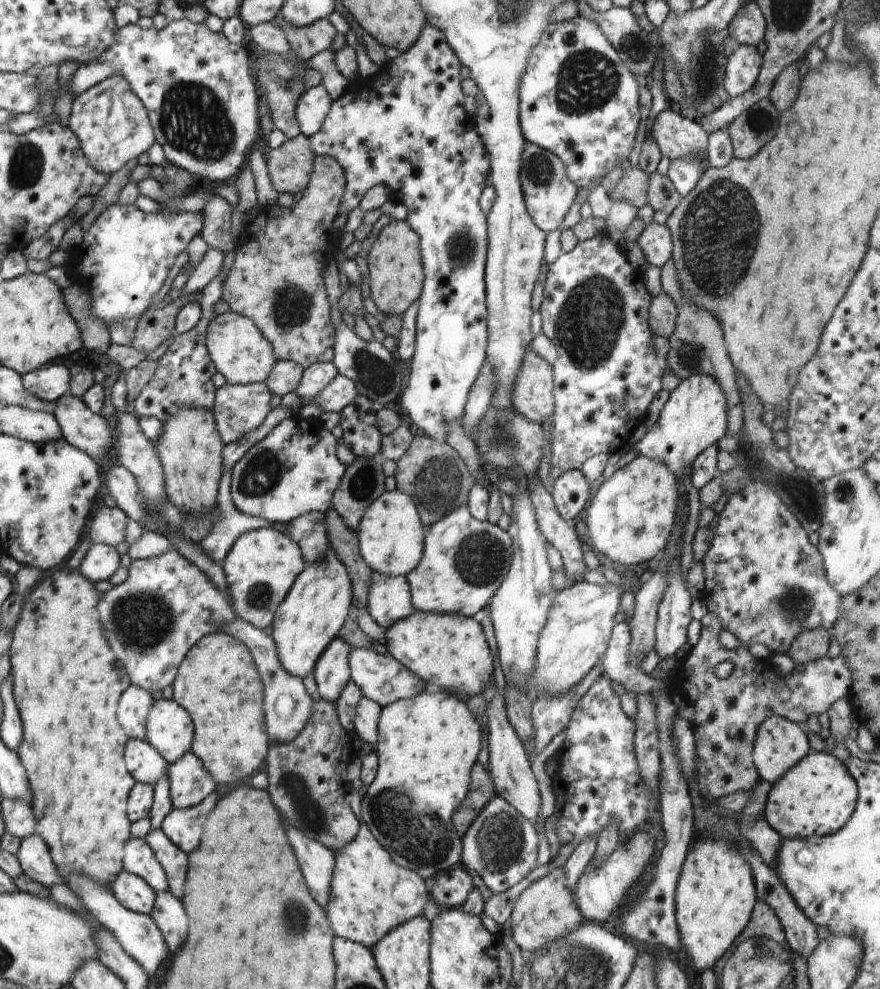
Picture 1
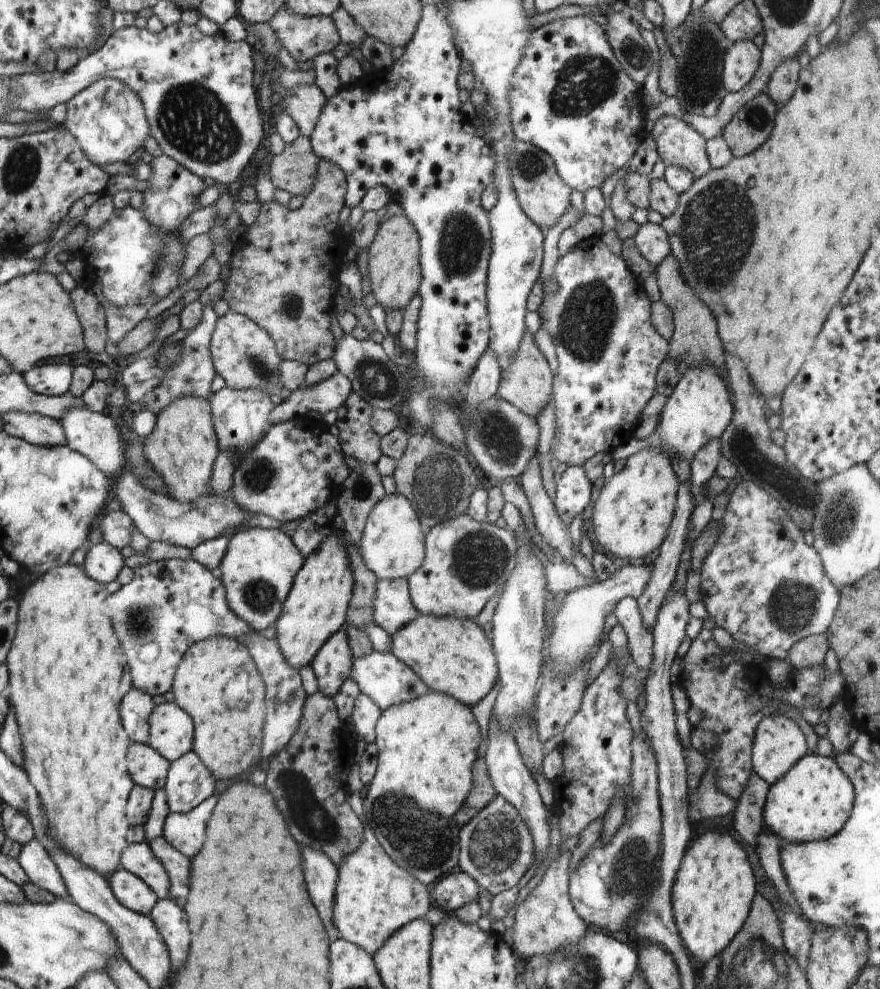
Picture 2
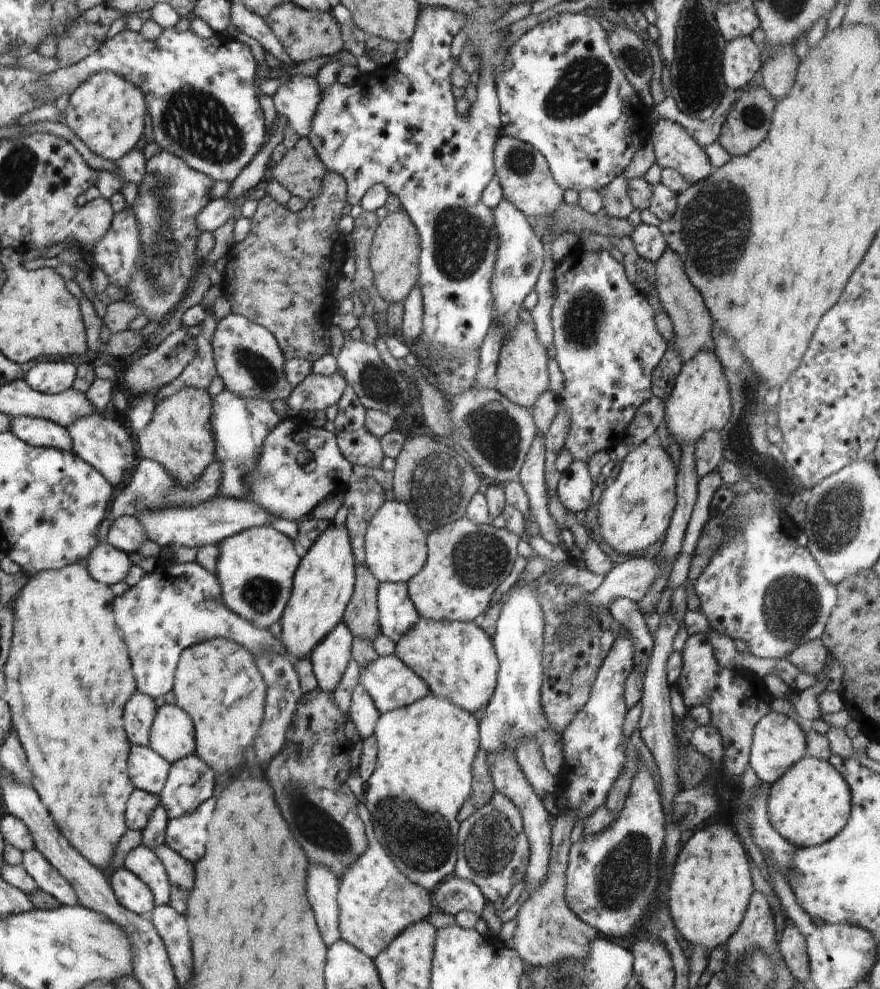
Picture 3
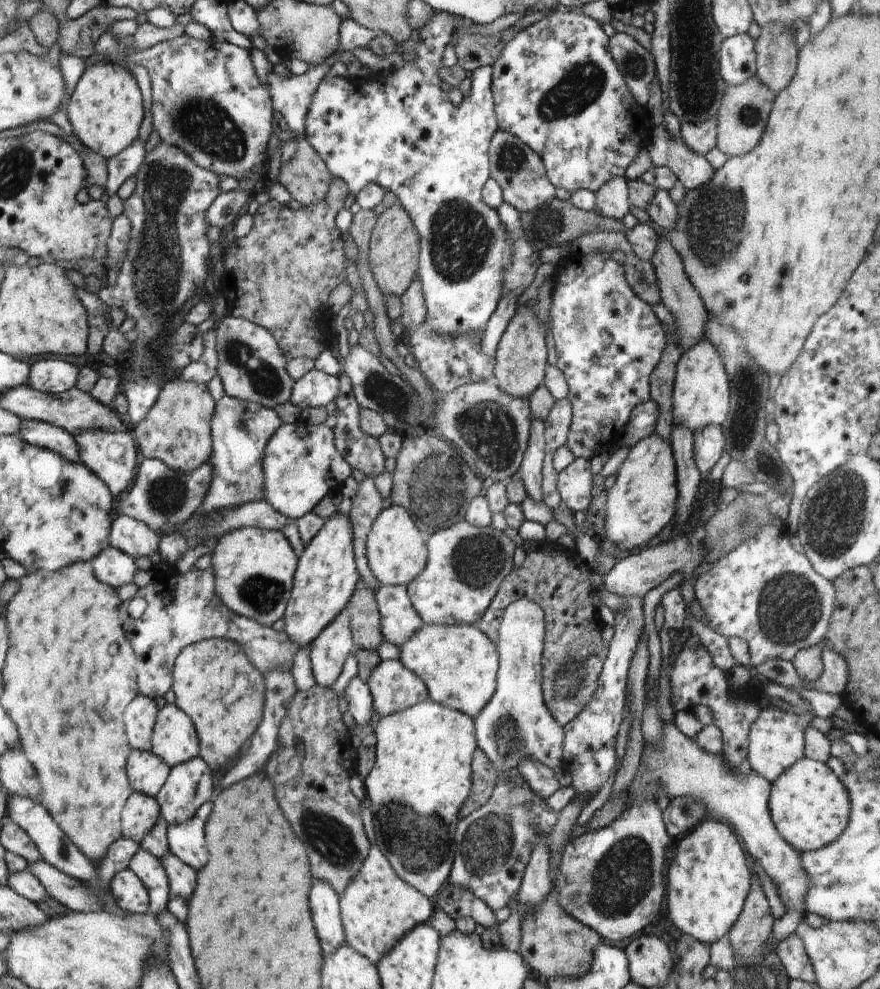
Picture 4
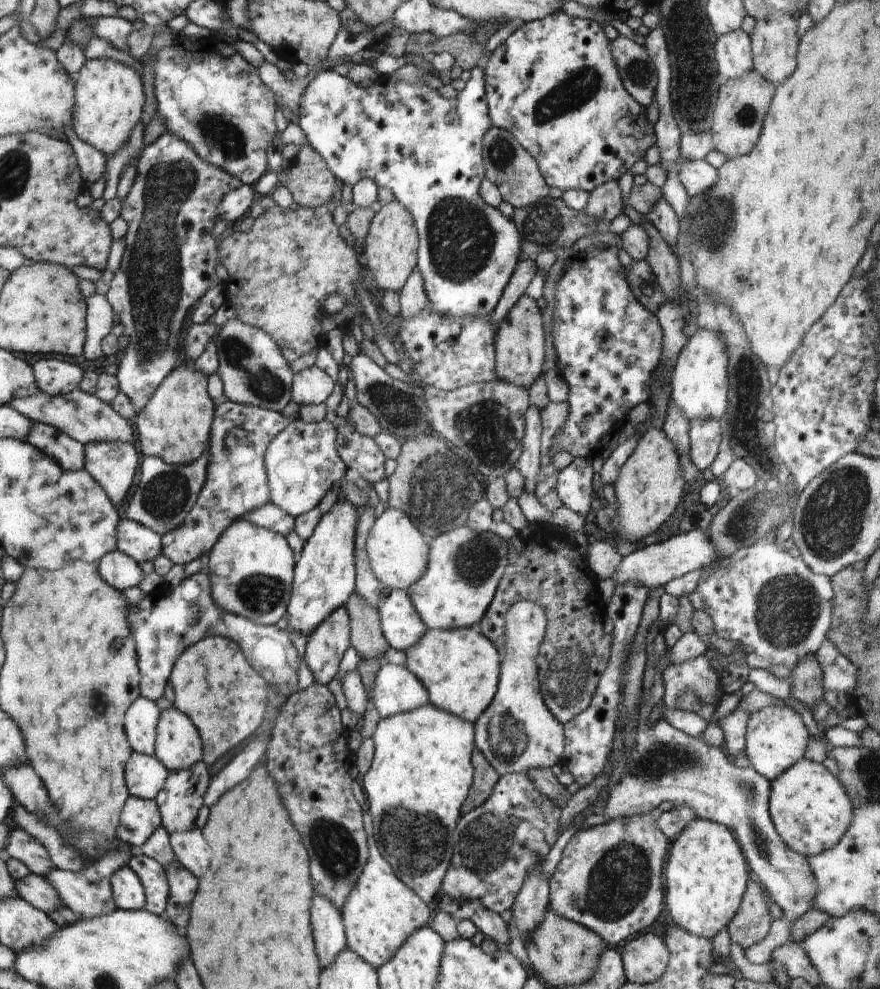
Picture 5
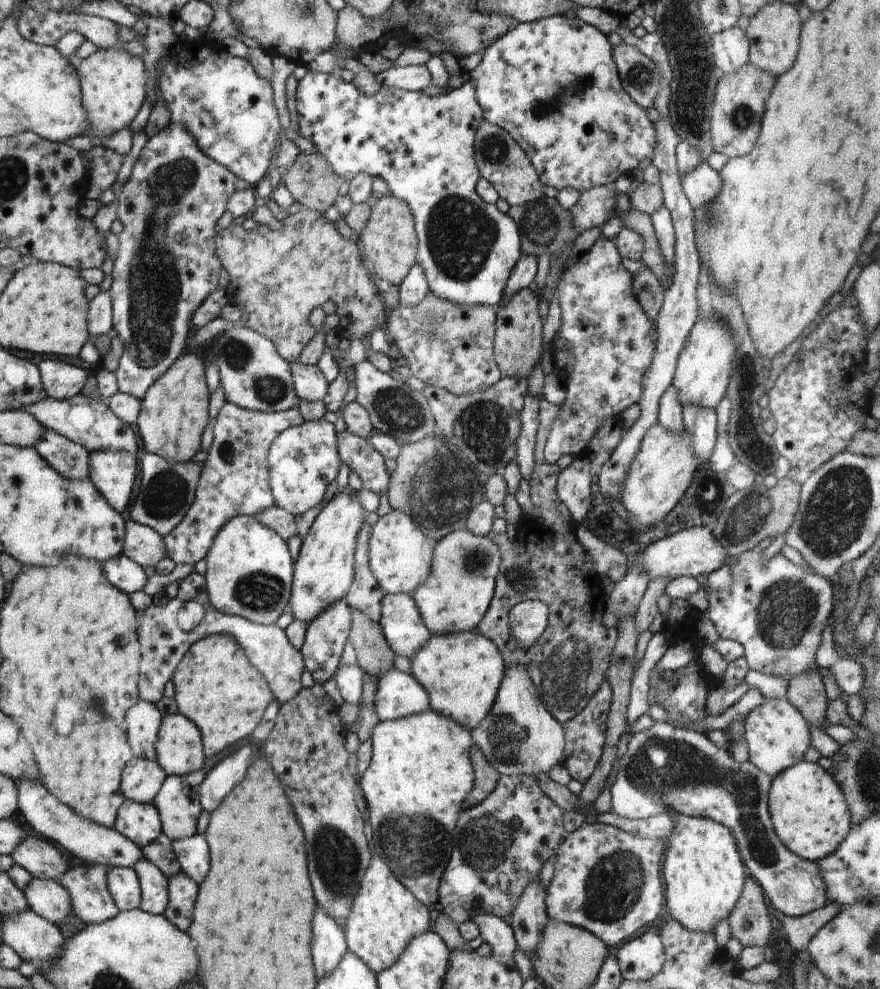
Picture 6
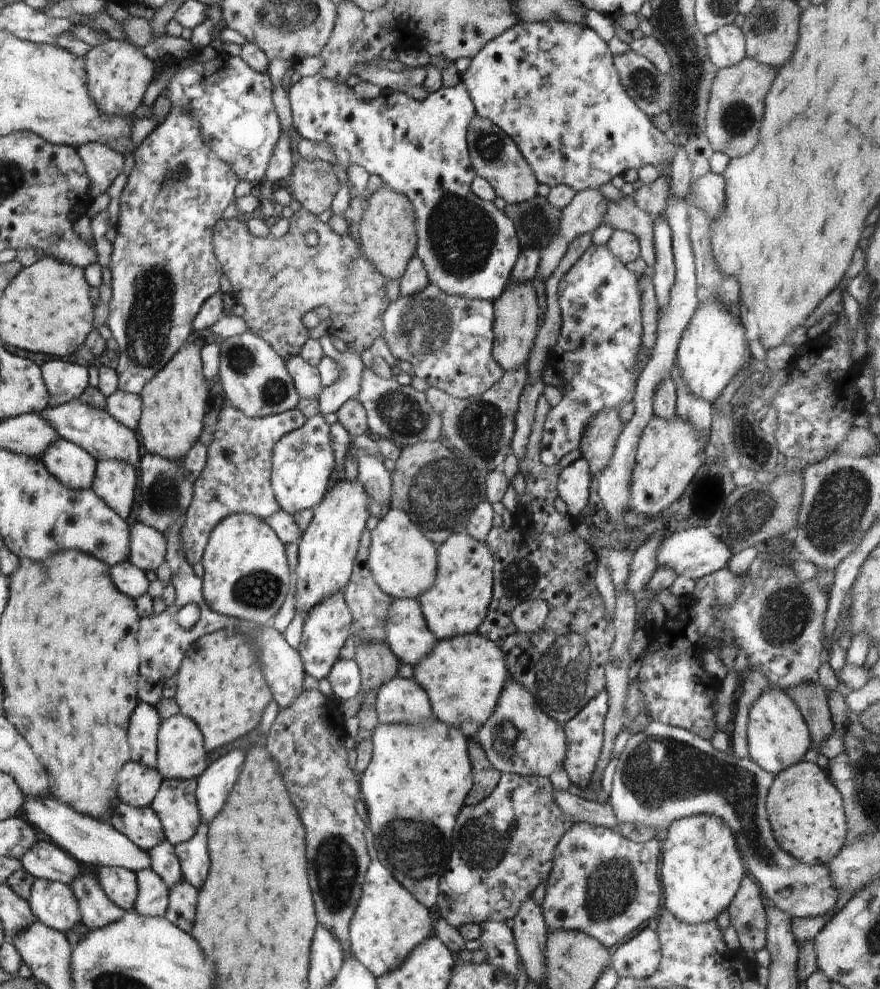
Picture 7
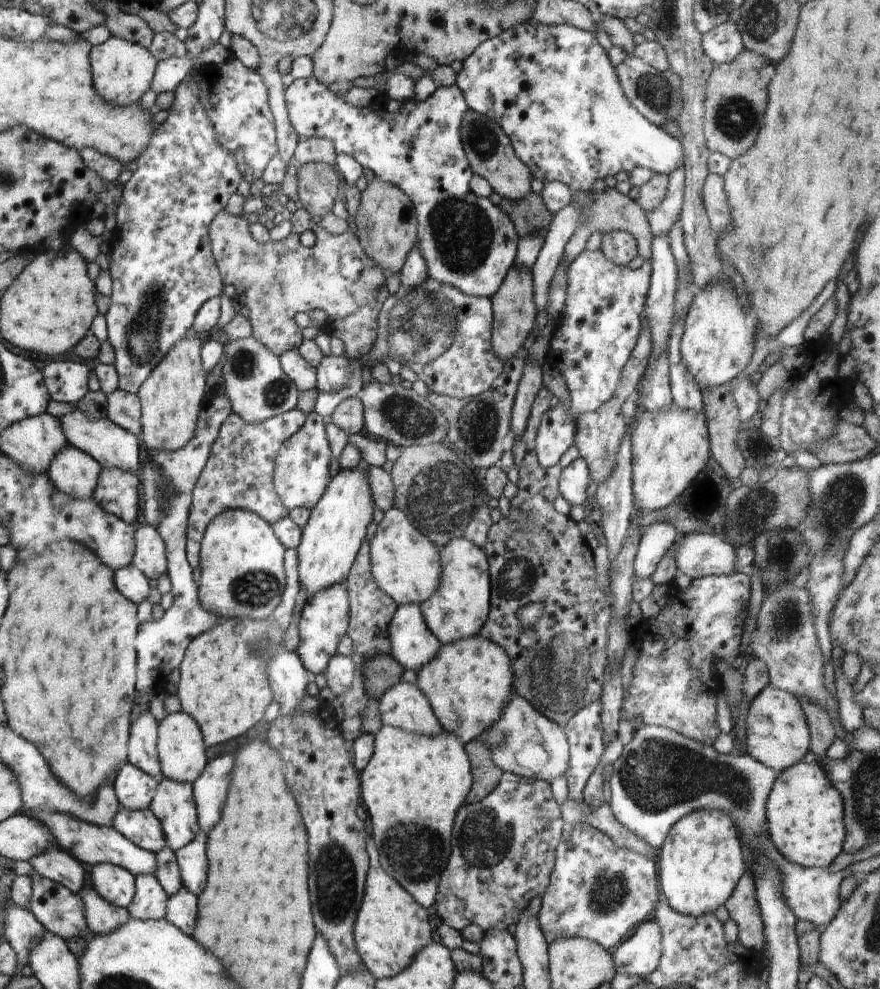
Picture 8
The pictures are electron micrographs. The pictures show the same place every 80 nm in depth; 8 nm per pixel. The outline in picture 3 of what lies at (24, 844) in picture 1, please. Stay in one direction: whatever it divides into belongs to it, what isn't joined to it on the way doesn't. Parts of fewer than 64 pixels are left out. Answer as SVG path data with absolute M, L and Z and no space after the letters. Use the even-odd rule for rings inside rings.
M38 849L23 852L22 866L37 881L37 885L62 905L75 907L79 904L75 888L52 866Z

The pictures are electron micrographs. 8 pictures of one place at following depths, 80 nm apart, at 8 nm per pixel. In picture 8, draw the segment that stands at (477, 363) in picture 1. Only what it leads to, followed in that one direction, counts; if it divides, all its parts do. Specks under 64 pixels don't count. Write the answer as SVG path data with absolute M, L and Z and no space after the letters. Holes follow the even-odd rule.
M311 76L305 79L295 79L284 91L284 96L292 128L294 128L301 139L307 139L310 137L325 138L328 142L332 142L333 148L337 154L349 154L352 158L356 159L356 162L358 162L360 166L368 168L368 170L372 170L376 177L397 186L402 192L404 192L404 194L406 194L406 196L408 196L412 201L417 214L417 246L424 257L430 277L437 280L439 283L457 288L465 295L491 298L494 292L496 292L498 287L502 284L509 268L515 263L517 246L520 238L514 228L513 221L510 220L510 217L506 215L505 212L502 212L500 206L497 206L492 202L492 198L476 196L476 194L470 190L469 182L474 174L471 171L469 162L467 161L459 135L459 126L462 117L469 108L467 107L463 94L459 91L459 88L456 85L437 88L426 100L423 101L416 101L414 98L408 100L398 99L397 101L394 101L388 98L386 94L381 94L378 96L377 100L367 107L357 108L350 103L344 102L343 96L338 97L331 90L328 90L325 84L322 84L319 80L316 80Z

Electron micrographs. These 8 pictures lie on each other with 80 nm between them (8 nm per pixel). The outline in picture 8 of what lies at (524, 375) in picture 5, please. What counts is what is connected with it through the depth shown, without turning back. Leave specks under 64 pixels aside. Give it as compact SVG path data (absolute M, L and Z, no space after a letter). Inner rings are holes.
M514 263L490 300L493 308L491 343L493 351L503 362L504 359L513 357L518 349L522 349L526 345L525 342L536 320L537 308L534 302L533 274L531 270Z

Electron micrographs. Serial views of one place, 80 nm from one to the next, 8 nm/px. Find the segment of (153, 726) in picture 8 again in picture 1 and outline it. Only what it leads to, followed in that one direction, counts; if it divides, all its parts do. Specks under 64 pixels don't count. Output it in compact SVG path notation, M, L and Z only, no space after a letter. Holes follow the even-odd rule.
M134 684L126 688L126 696L122 696L122 708L118 708L118 720L122 720L122 728L130 732L130 739L146 741L152 706L151 692Z

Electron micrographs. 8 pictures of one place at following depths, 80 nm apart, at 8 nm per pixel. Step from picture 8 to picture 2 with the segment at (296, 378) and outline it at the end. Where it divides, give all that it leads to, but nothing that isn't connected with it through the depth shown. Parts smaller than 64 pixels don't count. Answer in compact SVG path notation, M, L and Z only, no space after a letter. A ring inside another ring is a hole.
M340 371L330 378L316 384L302 385L293 390L291 395L281 404L274 406L270 413L270 424L287 421L296 415L306 415L307 412L321 415L337 410L344 404L352 392L350 381Z

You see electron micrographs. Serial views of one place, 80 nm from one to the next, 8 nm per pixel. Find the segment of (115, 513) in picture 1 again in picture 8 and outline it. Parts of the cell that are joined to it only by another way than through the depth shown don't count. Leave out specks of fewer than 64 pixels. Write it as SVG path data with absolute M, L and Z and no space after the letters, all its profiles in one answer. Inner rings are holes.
M146 522L138 526L137 552L133 565L149 579L158 579L167 573L165 544L156 527Z

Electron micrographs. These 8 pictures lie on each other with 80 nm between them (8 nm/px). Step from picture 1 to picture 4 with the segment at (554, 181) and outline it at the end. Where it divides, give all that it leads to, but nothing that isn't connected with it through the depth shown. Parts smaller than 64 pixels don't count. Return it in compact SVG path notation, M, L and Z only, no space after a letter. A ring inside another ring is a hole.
M498 130L489 140L489 176L500 186L504 202L516 208L519 213L532 212L555 197L556 189L546 176L542 159L518 137Z

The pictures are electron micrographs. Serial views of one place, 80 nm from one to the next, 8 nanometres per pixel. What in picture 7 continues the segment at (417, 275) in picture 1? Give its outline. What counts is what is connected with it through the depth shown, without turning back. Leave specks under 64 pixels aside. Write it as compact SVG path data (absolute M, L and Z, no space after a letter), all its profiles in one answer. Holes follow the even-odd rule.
M390 187L376 189L367 200L365 213L354 229L354 236L361 244L365 257L385 280L399 281L409 260L416 255L417 232L416 215L413 204L404 195L399 195Z

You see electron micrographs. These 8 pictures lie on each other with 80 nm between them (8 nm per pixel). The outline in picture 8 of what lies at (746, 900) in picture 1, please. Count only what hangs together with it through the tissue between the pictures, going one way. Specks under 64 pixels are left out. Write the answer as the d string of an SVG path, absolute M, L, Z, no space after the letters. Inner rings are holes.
M696 809L683 816L657 850L660 890L668 904L680 914L702 916L714 913L730 898L740 877L748 872L742 840L727 812Z

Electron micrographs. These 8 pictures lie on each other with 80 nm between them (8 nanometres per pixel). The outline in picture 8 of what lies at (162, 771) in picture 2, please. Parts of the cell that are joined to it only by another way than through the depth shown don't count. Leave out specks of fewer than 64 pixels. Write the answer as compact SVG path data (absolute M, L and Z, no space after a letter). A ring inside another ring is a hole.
M126 761L117 770L112 783L120 806L131 811L139 811L152 806L159 782L149 773L142 772L142 769Z

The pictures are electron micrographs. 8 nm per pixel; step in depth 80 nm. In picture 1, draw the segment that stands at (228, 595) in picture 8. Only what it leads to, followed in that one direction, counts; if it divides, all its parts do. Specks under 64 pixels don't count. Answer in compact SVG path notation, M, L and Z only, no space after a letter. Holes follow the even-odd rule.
M268 527L241 534L221 564L228 598L238 618L263 630L273 624L280 603L306 565L300 547L288 535Z

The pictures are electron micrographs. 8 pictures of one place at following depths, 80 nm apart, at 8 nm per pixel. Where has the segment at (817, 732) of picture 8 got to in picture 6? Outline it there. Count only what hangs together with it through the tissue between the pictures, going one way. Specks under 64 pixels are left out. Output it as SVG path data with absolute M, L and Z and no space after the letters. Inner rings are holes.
M819 667L789 680L786 698L802 713L809 725L827 730L827 708L831 697L826 697Z

